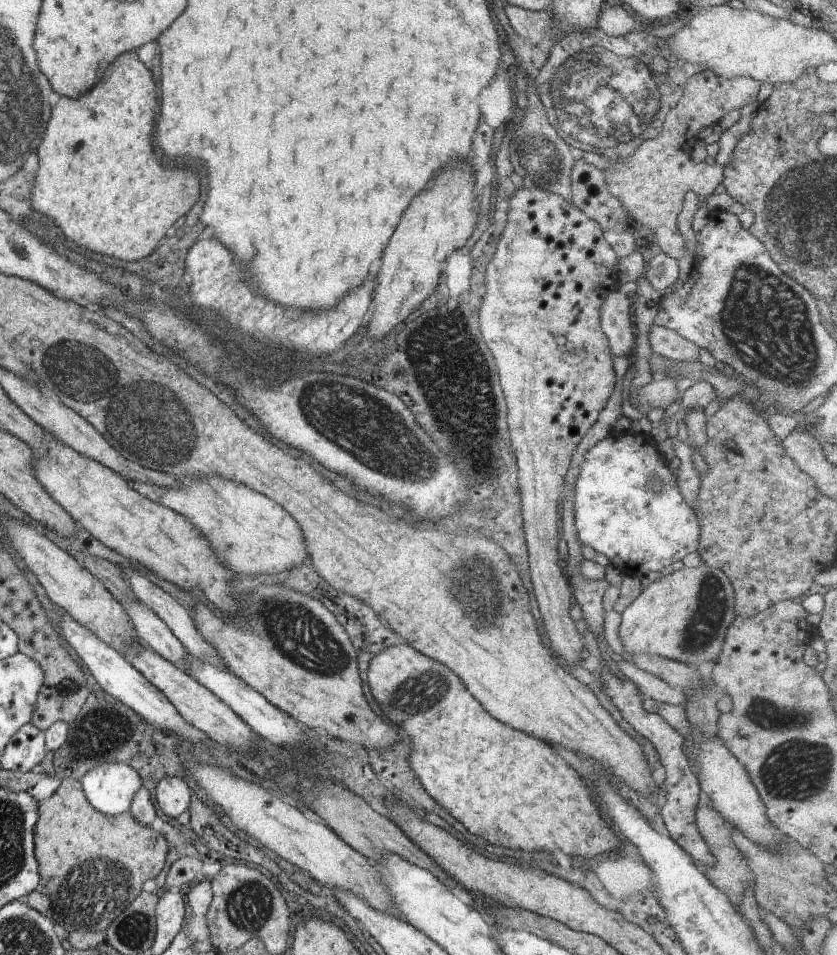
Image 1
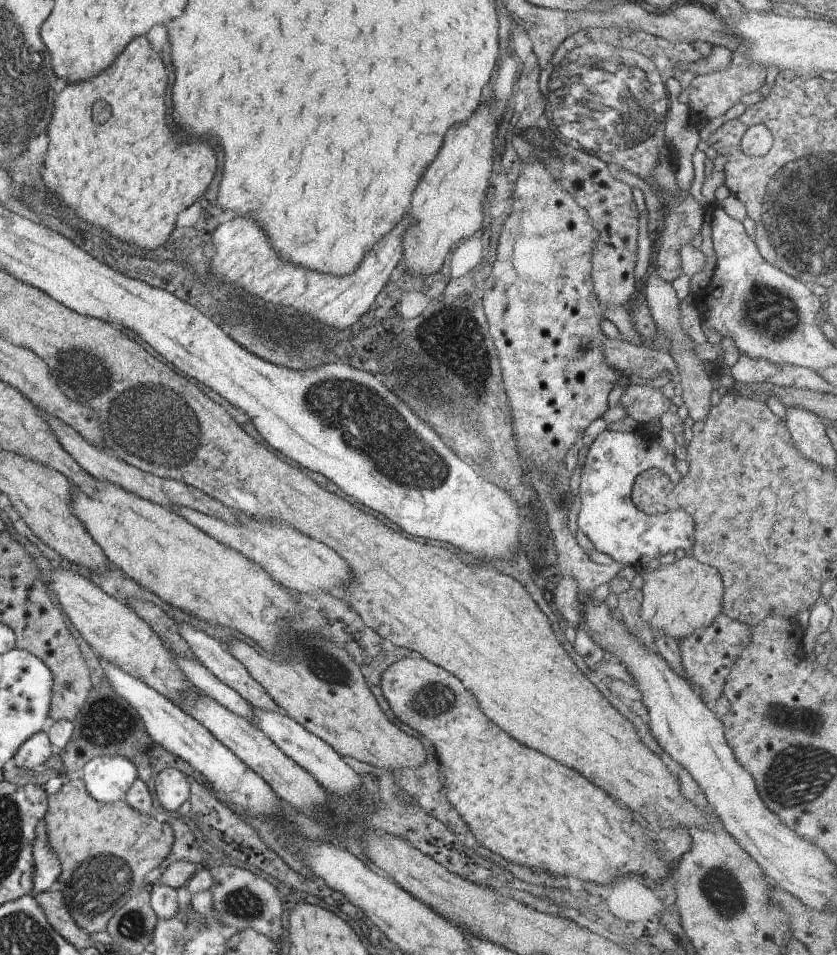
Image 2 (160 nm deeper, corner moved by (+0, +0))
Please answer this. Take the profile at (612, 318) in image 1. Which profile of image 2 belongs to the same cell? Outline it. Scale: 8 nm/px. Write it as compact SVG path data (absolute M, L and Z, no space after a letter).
M570 147L563 158L561 169L562 188L567 190L572 198L584 207L599 232L597 244L594 247L592 259L592 278L595 293L605 309L616 308L632 298L639 287L634 275L637 272L637 236L638 236L638 205L634 203L632 189L626 183L614 179L605 163L597 155L588 154L581 148Z

